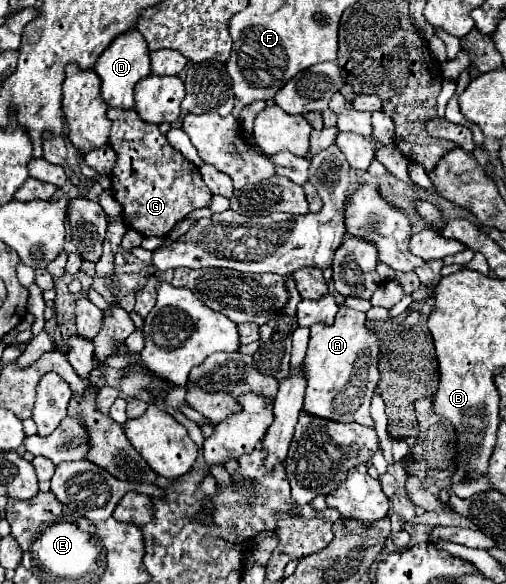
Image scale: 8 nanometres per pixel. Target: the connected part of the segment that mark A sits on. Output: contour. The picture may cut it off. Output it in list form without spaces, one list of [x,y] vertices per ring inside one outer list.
[[[342,306],[332,324],[312,324],[308,352],[304,358],[308,388],[302,410],[328,420],[374,426],[368,408],[380,380],[378,362],[380,338],[374,330],[366,326],[366,314]]]

